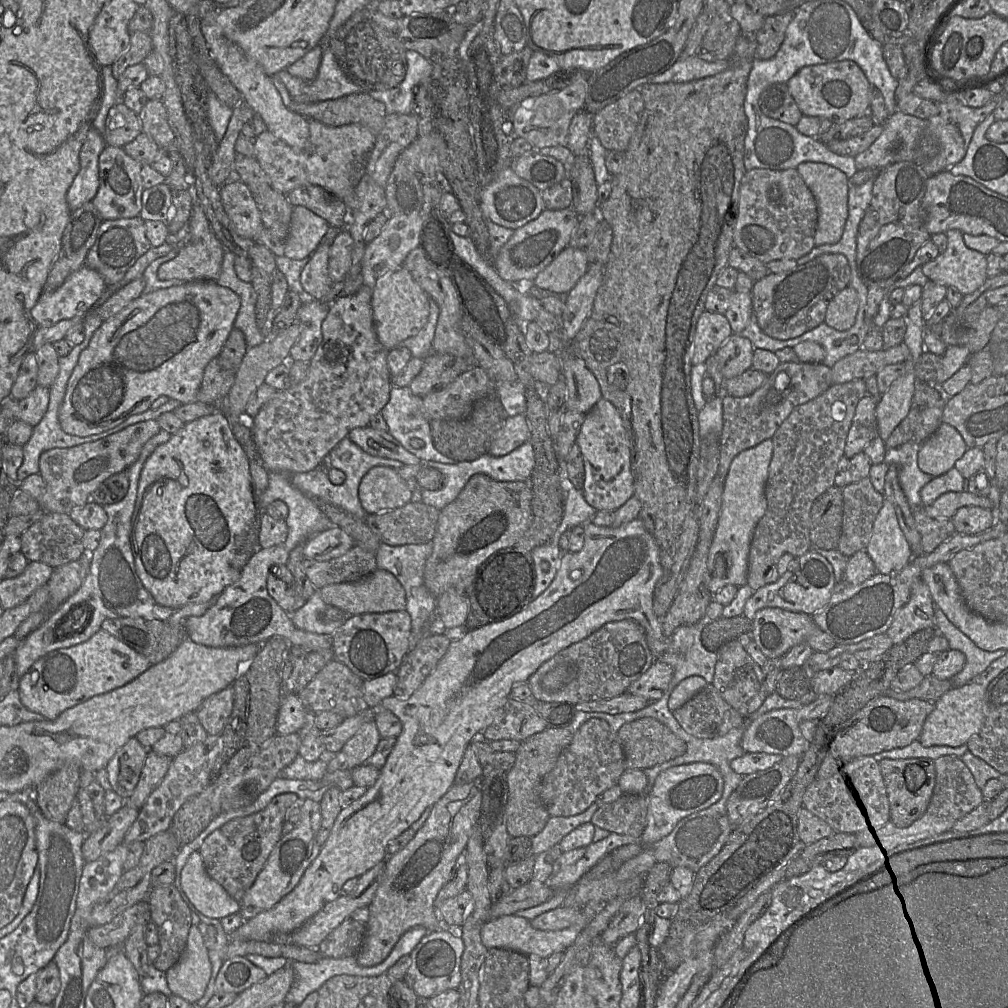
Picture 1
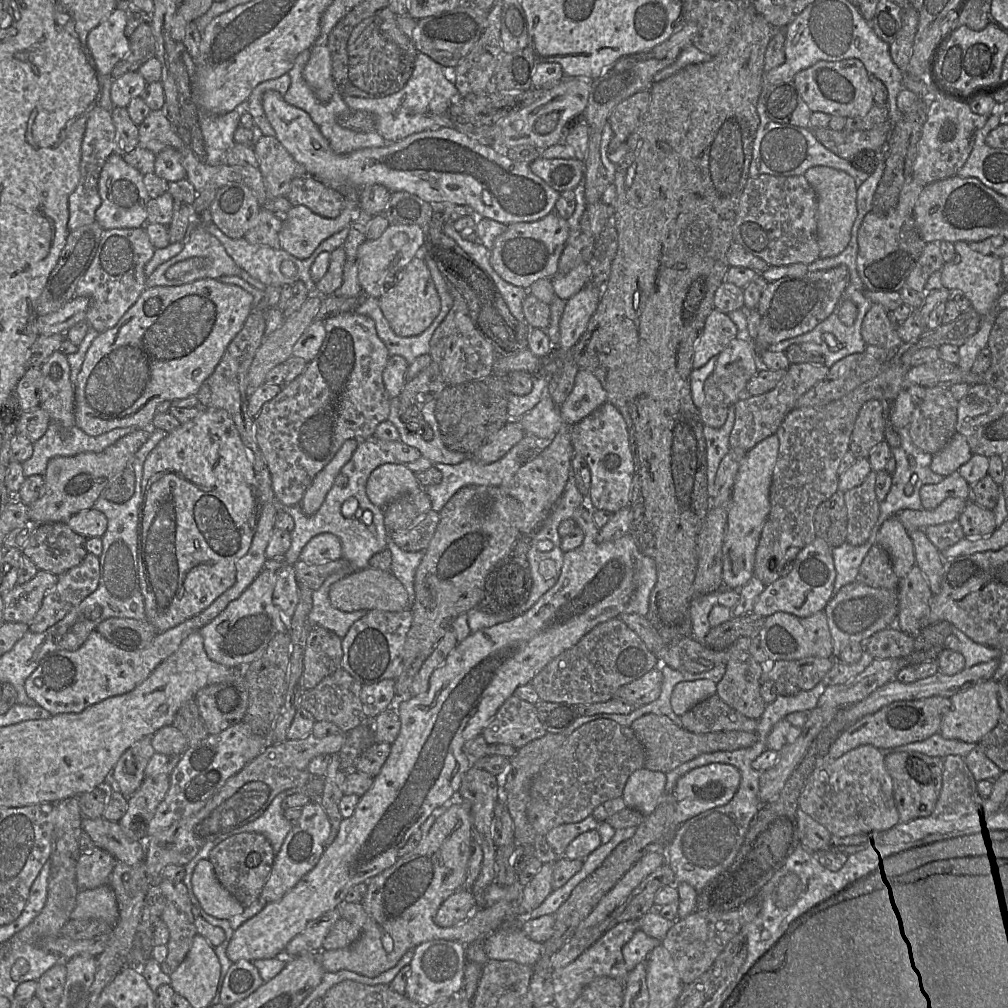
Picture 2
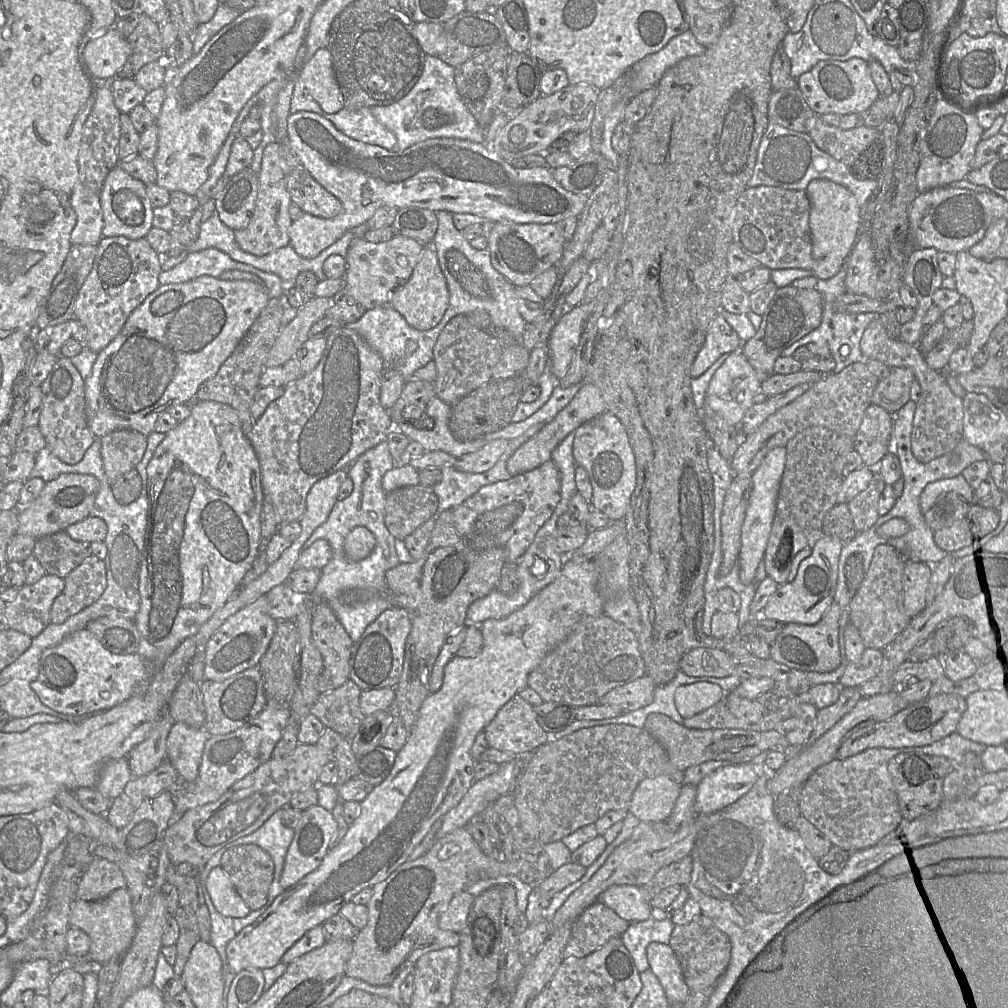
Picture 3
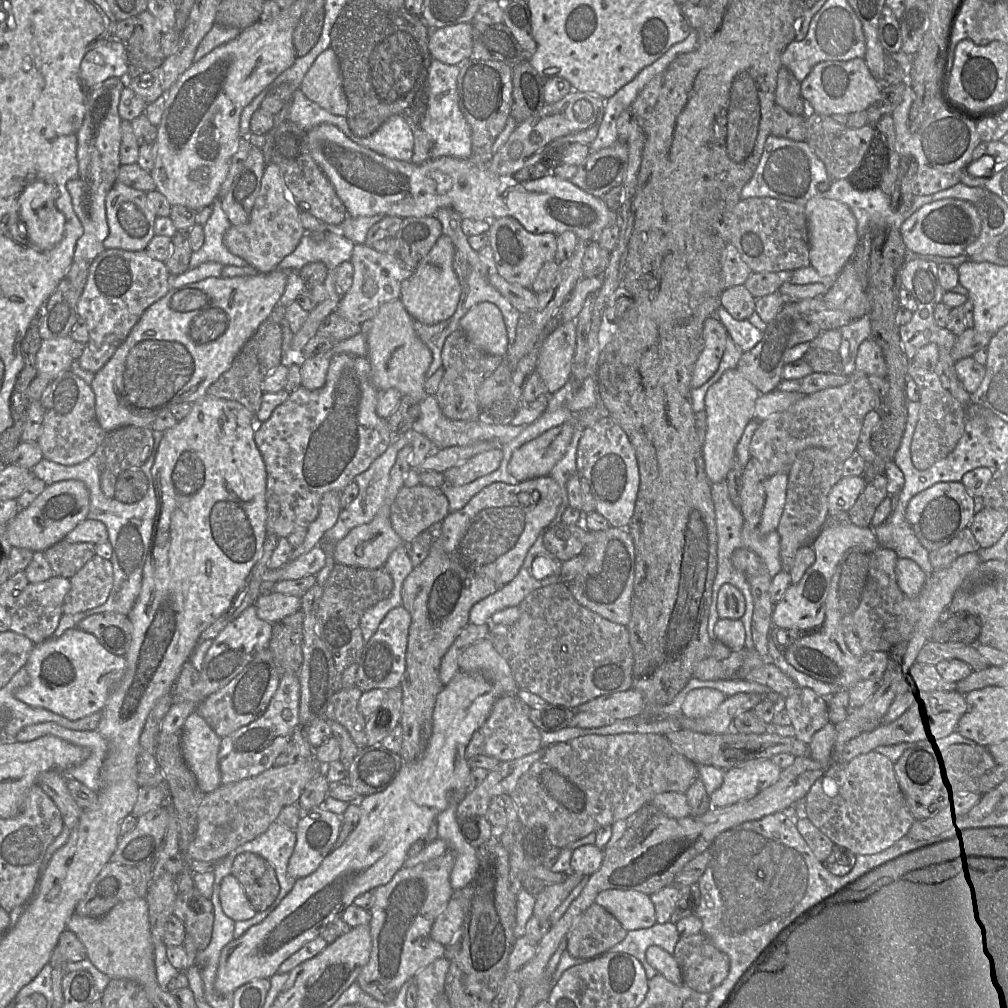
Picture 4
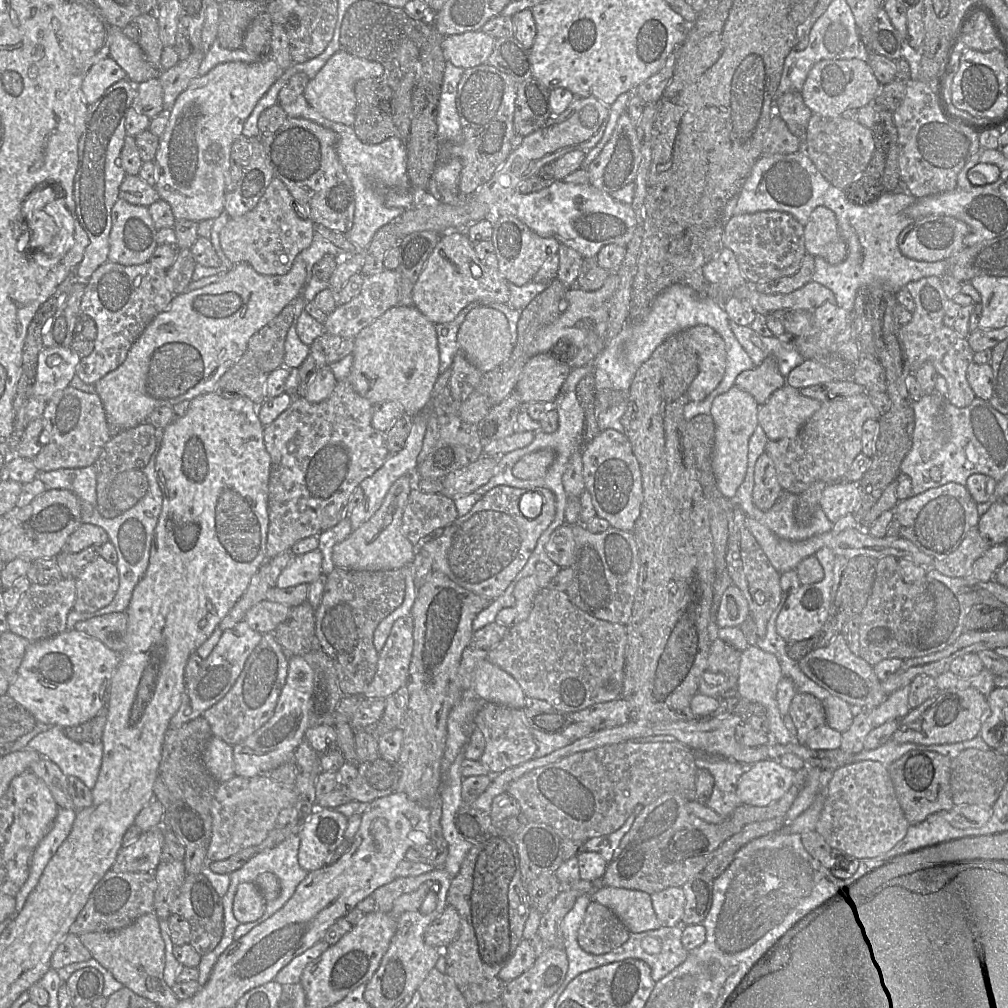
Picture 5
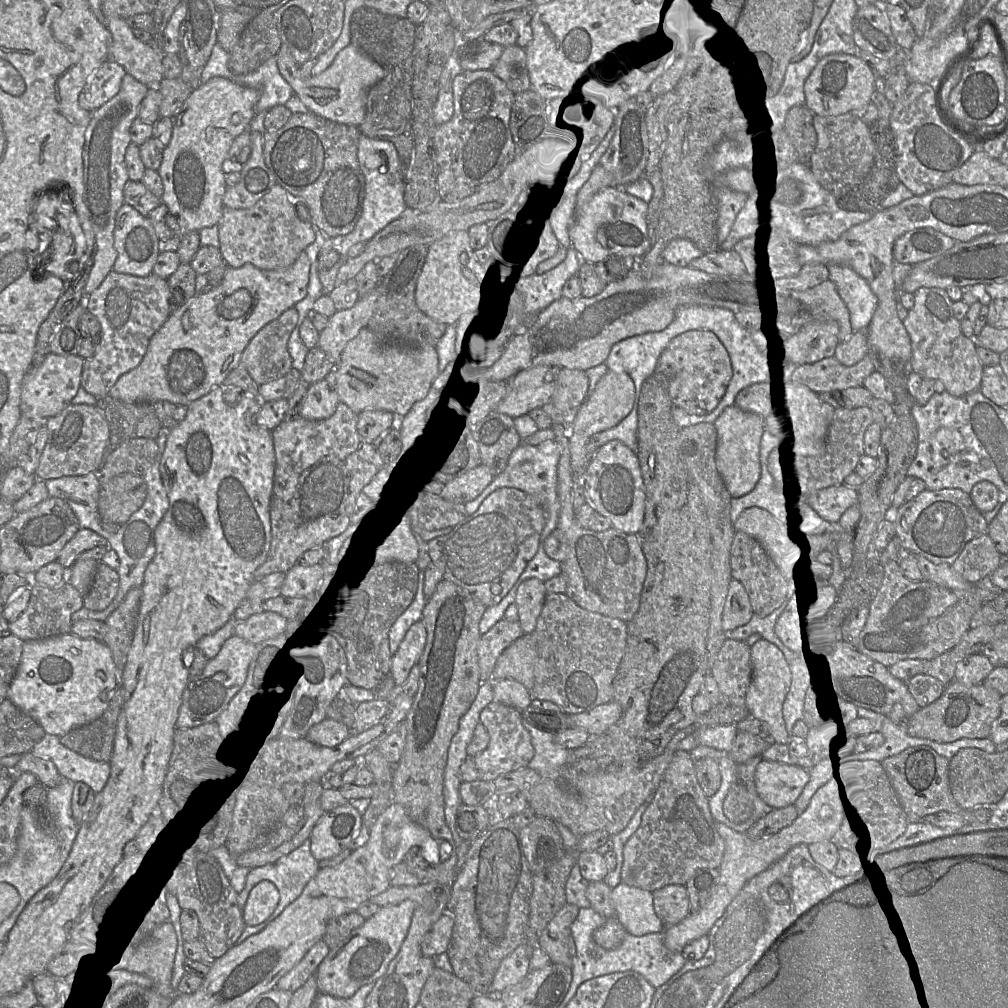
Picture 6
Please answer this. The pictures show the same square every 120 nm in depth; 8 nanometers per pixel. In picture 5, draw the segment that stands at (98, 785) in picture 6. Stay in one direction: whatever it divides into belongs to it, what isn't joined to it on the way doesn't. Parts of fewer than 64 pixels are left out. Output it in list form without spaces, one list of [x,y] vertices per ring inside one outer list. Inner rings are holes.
[[[54,726],[45,731],[45,735],[37,737],[33,741],[29,741],[27,747],[37,751],[43,758],[47,758],[55,763],[61,771],[66,775],[79,778],[90,790],[92,790],[97,782],[100,772],[103,756],[102,742],[75,742],[69,739],[64,731],[65,728]]]

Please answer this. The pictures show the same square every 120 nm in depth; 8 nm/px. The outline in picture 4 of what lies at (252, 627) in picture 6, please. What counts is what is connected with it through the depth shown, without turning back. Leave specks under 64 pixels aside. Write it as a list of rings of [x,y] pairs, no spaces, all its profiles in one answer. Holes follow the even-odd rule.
[[[268,591],[255,602],[257,616],[271,624],[300,609],[301,599],[296,596]]]

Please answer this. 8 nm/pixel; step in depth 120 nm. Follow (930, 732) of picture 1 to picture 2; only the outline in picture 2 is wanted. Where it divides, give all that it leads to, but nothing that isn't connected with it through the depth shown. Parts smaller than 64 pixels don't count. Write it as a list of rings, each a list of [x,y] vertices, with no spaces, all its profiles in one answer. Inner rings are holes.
[[[993,677],[954,695],[950,700],[950,709],[943,716],[939,730],[945,739],[979,744],[1000,721],[998,682]]]

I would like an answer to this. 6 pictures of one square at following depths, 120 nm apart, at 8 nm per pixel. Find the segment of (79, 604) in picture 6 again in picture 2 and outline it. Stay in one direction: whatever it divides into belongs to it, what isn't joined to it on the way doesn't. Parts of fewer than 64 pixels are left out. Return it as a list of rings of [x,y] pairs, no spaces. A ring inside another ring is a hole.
[[[38,570],[28,582],[16,584],[2,593],[4,621],[29,625],[39,611],[44,596],[55,587],[57,581],[57,575]]]

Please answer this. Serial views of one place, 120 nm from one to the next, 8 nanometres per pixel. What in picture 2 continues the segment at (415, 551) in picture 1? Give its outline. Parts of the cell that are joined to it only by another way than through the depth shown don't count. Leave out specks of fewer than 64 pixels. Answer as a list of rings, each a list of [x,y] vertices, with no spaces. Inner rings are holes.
[[[389,537],[387,539],[387,549],[391,552],[391,567],[390,572],[403,584],[405,587],[409,607],[415,598],[414,592],[414,578],[415,572],[420,564],[424,551],[408,552],[400,549],[394,541]]]

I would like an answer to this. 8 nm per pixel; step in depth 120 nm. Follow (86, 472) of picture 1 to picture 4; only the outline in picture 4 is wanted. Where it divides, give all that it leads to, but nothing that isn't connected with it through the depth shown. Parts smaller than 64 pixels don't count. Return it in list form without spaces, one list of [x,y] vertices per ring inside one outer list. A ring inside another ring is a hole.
[[[64,480],[46,485],[34,501],[24,509],[19,509],[7,523],[7,538],[12,547],[44,552],[63,540],[80,522],[87,519],[90,495],[86,485],[79,480]]]

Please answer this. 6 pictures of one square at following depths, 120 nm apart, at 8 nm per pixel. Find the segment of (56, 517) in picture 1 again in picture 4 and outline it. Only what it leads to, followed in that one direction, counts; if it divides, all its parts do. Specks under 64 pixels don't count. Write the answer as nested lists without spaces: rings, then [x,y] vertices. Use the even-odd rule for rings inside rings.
[[[63,539],[46,549],[44,556],[49,562],[54,575],[71,578],[95,555],[95,544],[70,543]]]

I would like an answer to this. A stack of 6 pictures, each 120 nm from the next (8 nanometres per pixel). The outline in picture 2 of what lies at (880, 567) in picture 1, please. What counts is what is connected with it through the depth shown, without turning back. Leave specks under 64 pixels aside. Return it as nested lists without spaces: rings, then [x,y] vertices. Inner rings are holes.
[[[893,516],[883,522],[876,538],[876,544],[887,551],[893,570],[901,580],[915,565],[915,551],[909,532]]]

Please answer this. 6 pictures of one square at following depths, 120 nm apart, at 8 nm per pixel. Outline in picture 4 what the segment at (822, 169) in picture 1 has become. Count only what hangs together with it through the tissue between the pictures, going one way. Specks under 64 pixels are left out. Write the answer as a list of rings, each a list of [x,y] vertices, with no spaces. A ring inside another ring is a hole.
[[[817,196],[807,201],[805,215],[809,232],[810,265],[821,276],[837,277],[851,261],[859,243],[854,214],[841,201]]]

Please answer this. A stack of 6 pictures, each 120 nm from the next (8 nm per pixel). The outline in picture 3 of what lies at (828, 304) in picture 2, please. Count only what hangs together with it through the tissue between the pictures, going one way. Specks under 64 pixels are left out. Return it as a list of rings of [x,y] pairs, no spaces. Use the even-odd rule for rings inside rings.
[[[793,285],[778,288],[766,312],[760,328],[749,341],[742,343],[742,352],[763,382],[774,373],[774,363],[790,345],[818,328],[823,317],[823,299],[816,288],[800,289]]]

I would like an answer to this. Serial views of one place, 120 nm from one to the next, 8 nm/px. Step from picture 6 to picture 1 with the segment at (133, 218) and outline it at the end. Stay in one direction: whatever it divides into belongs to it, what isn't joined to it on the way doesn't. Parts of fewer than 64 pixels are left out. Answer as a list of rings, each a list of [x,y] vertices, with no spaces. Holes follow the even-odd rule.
[[[107,145],[98,160],[99,187],[92,203],[103,220],[133,218],[140,216],[142,193],[142,164],[130,157],[123,147]]]

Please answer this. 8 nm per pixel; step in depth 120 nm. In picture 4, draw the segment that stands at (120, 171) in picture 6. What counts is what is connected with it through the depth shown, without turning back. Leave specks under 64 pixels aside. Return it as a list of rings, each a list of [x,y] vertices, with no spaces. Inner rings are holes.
[[[109,78],[88,92],[84,122],[77,134],[78,172],[77,176],[67,183],[74,211],[83,226],[83,234],[75,246],[74,261],[92,262],[105,250],[103,242],[109,235],[105,199],[116,183],[122,165],[122,119],[118,106],[125,87],[126,79]]]

